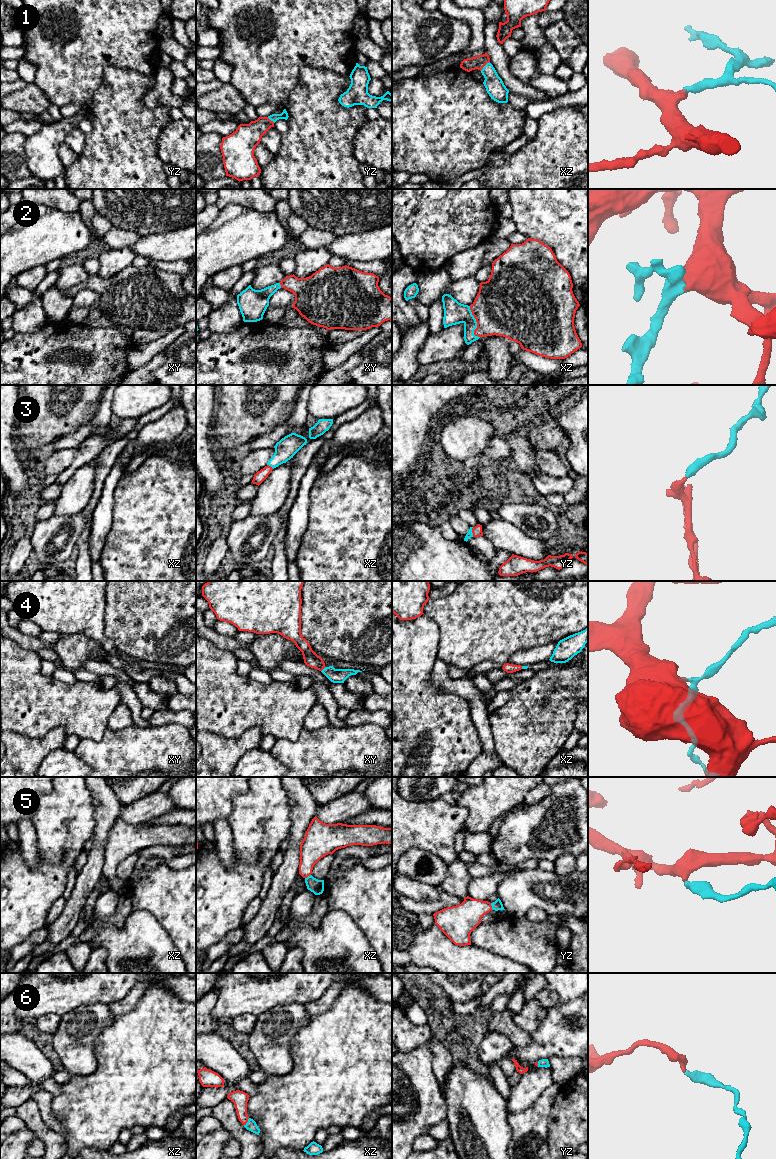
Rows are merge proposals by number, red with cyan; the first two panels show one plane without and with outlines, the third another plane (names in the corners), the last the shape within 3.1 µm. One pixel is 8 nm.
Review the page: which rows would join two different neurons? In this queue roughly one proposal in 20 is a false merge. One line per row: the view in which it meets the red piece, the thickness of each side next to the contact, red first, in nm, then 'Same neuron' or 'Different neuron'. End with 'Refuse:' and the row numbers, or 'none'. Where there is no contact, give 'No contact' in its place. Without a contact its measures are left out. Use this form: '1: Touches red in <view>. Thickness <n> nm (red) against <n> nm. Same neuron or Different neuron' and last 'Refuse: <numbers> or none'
1: Touches red in xz. Thickness 110 nm (red) against 150 nm. Same neuron
2: Touches red in xz. Thickness 460 nm (red) against 180 nm. Same neuron
3: Touches red in yz. Thickness 80 nm (red) against 50 nm. Same neuron
4: Touches red in xy. Thickness 120 nm (red) against 110 nm. Same neuron
5: Touches red in yz. Thickness 240 nm (red) against 80 nm. Same neuron
6: Touches red in xz. Thickness 120 nm (red) against 90 nm. Same neuron
Refuse: none

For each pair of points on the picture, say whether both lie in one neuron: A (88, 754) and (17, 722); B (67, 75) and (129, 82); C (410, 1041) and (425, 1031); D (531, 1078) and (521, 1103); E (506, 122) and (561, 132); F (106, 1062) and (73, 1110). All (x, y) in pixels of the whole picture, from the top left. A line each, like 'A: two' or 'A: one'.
A: two
B: two
C: one
D: one
E: two
F: one

